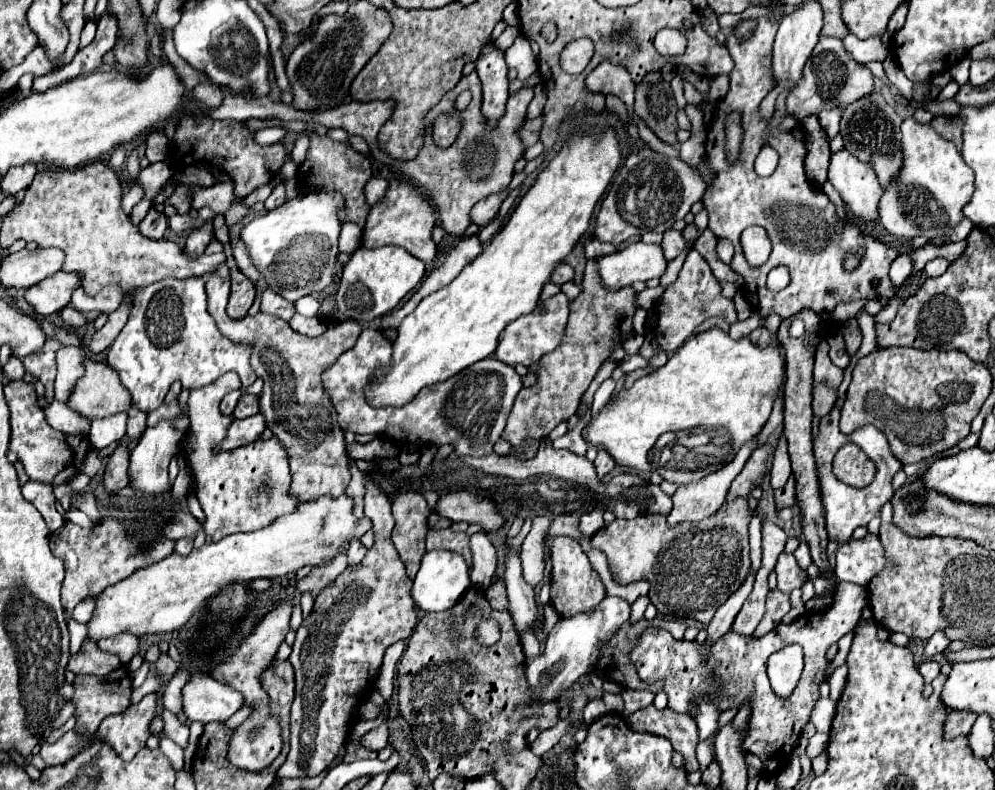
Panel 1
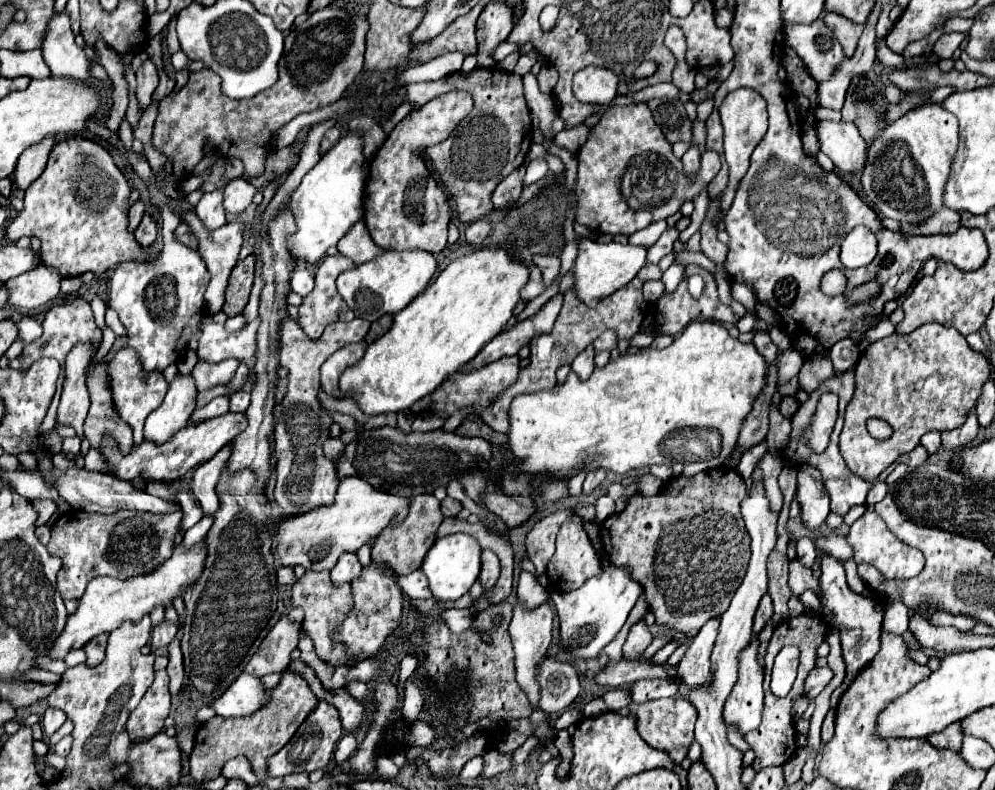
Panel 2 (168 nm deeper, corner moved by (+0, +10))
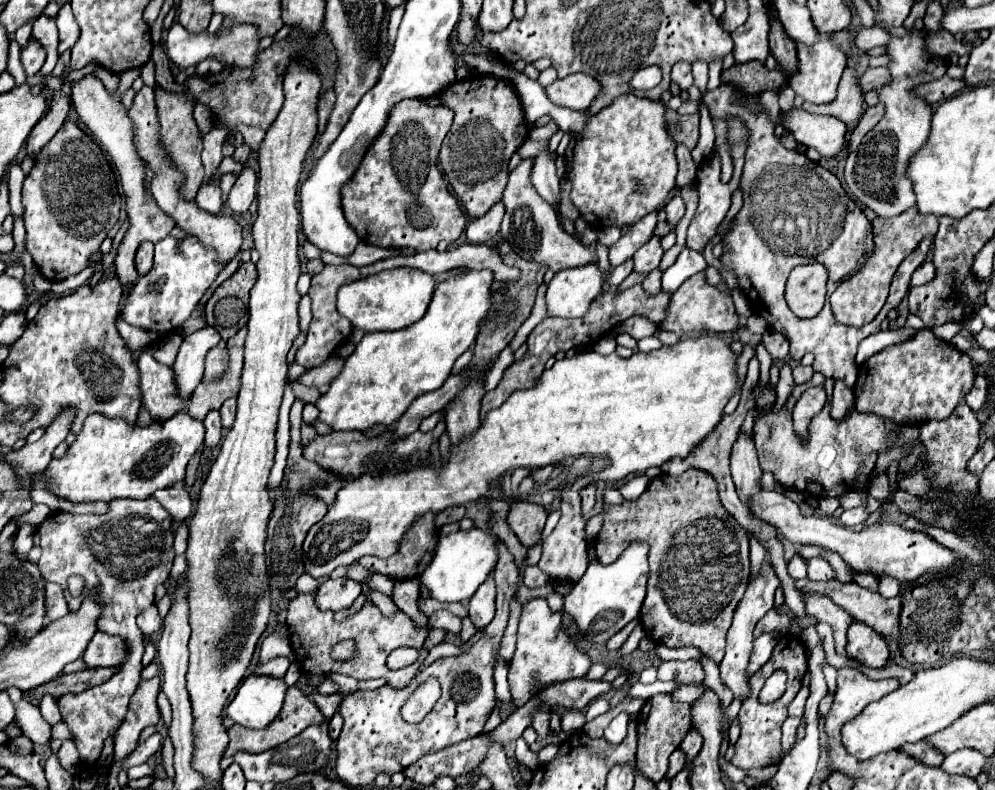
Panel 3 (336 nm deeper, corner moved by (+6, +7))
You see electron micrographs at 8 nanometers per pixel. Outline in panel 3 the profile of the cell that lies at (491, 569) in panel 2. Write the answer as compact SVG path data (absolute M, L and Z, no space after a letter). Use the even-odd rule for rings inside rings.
M490 576L478 590L476 590L476 596L472 596L470 600L470 620L474 622L476 628L484 628L492 622L494 614L496 614L496 606L494 606L494 596L496 596L496 590L494 590L494 578Z

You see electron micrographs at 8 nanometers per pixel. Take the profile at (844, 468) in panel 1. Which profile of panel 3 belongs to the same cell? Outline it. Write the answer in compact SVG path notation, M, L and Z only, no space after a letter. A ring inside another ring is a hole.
M918 330L912 340L888 346L860 366L854 386L856 410L872 412L900 424L946 420L962 396L966 396L974 374L968 356L960 354L952 344L938 340L930 330Z

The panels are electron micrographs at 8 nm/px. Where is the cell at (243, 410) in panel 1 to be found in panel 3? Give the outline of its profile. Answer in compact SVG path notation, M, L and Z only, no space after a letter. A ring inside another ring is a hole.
M228 398L228 400L222 404L220 416L222 416L222 426L224 426L224 428L232 428L234 418L236 418L236 398Z

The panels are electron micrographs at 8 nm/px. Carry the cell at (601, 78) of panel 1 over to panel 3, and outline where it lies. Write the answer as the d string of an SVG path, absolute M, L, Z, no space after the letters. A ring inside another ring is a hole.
M570 74L562 80L554 80L544 90L550 102L570 110L584 110L598 94L600 84L596 84L596 80L592 80L588 74Z

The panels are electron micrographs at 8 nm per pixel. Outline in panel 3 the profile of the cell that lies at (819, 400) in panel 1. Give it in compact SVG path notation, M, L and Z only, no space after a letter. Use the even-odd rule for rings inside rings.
M794 366L794 370L792 370L792 374L794 374L794 382L796 384L802 384L802 382L808 382L810 378L812 378L812 374L814 374L814 370L810 368L810 366Z

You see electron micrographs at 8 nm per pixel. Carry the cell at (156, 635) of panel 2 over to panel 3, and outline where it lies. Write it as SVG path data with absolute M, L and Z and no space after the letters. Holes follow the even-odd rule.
M154 604L148 606L148 608L144 608L138 614L138 628L142 630L144 636L154 636L154 632L160 632L162 618L158 616L158 608Z

